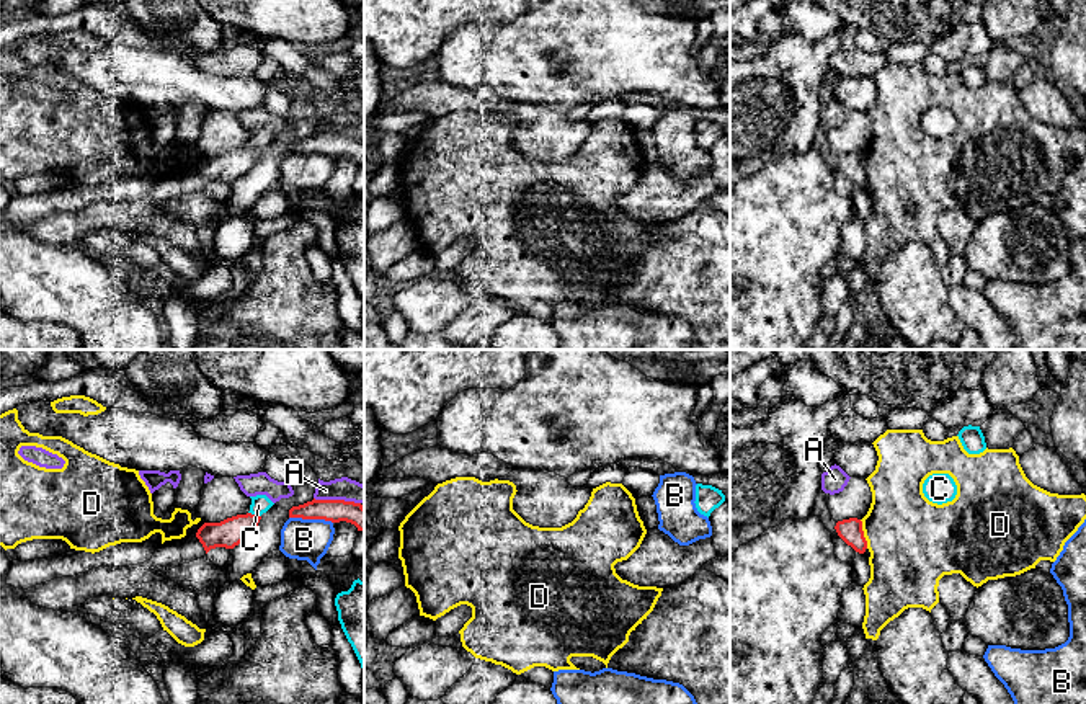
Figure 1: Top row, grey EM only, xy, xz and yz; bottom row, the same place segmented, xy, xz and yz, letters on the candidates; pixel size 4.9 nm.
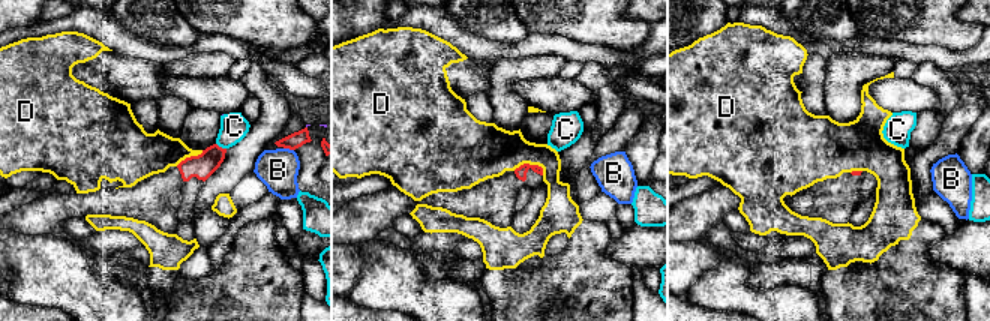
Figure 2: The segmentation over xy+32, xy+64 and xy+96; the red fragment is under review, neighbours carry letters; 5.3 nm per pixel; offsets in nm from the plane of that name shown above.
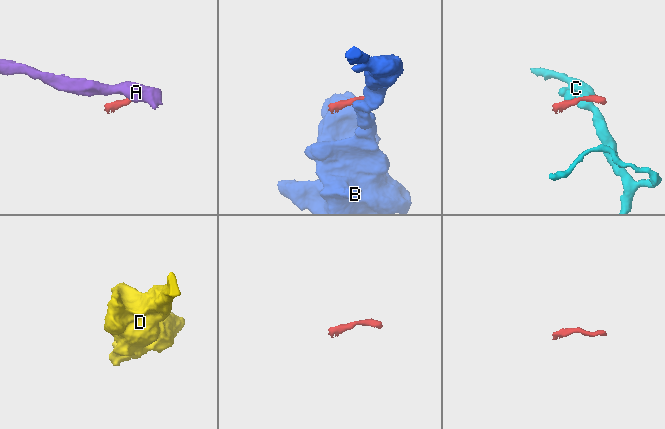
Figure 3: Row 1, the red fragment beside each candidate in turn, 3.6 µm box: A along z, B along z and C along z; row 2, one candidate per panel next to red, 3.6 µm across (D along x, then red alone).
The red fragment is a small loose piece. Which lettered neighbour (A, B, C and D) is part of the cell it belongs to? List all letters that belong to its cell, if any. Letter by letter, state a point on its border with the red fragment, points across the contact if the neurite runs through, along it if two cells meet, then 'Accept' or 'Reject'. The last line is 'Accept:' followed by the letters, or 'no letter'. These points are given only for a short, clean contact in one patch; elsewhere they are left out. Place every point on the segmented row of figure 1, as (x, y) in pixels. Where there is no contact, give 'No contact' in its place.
A: Touches red at xy (337, 500). Boundary: xy (314, 497), (343, 499), (360, 503). Reject
B: Touches red at xy (311, 518). Boundary: xy (289, 516), (324, 518), (332, 523). Reject
C: Touches red at xy (255, 515). Boundary: xy (249, 512), (260, 516). Reject
D: Touches red at yz (863, 534). Boundary: yz (859, 520), (867, 548). Reject
Accept: no letter

